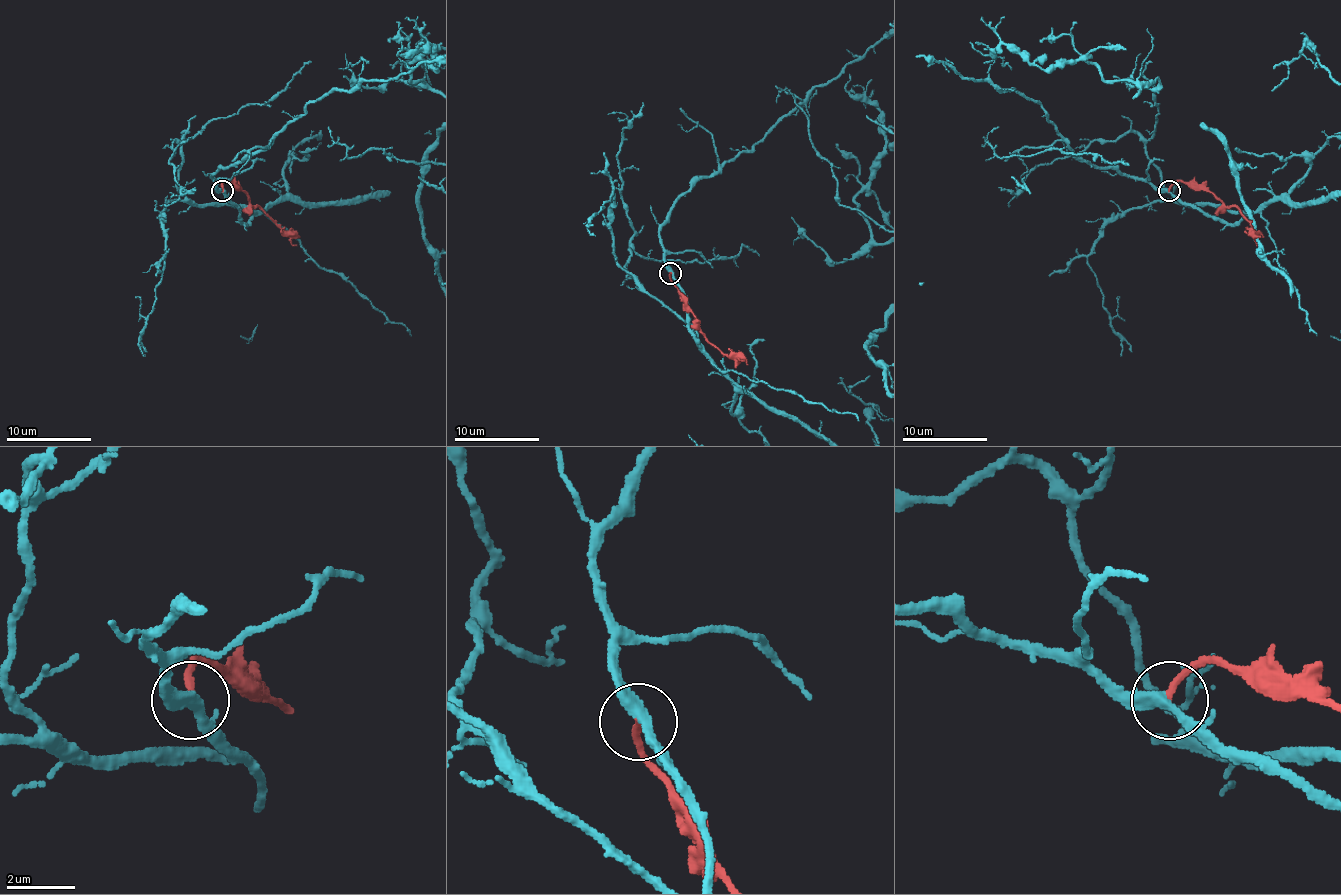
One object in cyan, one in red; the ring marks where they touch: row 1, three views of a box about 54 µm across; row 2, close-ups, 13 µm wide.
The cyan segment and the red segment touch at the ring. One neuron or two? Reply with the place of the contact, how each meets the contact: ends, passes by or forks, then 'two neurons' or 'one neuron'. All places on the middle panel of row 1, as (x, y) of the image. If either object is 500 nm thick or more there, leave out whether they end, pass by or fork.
place (670, 273); cyan passes by; red ends; two neurons

